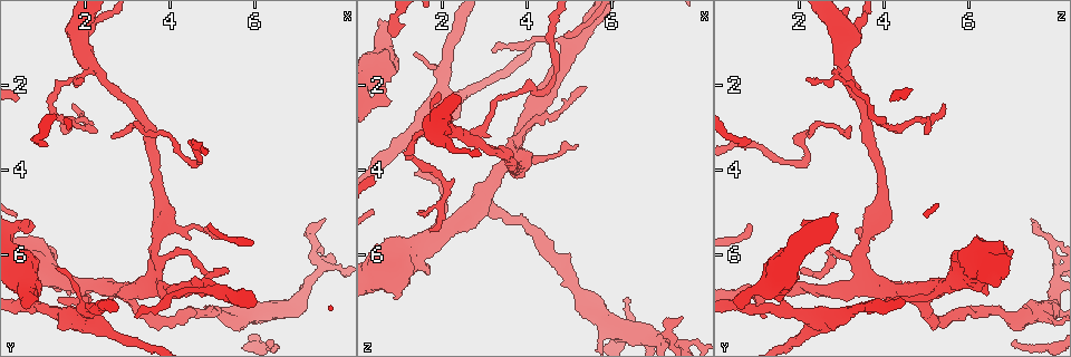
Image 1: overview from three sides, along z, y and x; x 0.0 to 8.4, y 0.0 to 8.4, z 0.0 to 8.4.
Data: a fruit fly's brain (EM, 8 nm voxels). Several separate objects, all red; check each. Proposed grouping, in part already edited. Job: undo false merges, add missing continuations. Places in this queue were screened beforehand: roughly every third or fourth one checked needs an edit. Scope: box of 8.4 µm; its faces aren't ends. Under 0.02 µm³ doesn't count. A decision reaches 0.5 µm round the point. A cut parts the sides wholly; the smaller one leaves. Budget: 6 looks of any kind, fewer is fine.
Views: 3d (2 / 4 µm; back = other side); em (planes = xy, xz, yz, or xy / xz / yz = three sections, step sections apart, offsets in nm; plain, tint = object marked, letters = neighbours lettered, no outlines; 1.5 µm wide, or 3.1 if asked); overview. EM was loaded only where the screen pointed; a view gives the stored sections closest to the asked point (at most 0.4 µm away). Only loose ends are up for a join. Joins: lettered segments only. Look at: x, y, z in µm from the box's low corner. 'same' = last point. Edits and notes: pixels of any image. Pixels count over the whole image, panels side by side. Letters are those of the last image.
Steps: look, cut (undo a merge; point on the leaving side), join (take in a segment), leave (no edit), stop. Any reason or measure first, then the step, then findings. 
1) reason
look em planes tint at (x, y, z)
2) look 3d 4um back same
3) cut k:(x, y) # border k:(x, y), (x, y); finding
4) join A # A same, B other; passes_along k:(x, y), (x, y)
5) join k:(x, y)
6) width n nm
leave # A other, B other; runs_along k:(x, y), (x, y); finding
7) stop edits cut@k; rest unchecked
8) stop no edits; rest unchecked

small branch off a trunk
look em planes plain at (2.20, 1.60, 3.10)

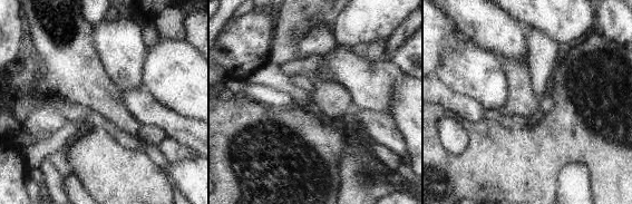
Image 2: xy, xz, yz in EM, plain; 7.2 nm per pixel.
see the neighbours
look em planes letters same

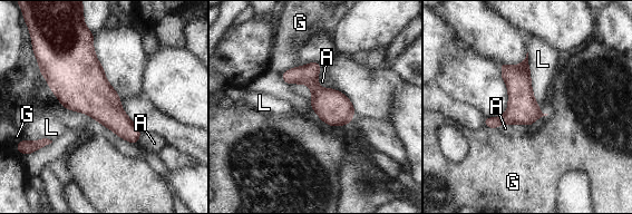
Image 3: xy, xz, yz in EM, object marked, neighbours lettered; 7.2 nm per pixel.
width 220 nm
leave # A other, G other, L other; continuous, no second neuron

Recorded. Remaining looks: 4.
long arm stops here
look em yz step 8 letters at (2.65, 3.20, 3.20)

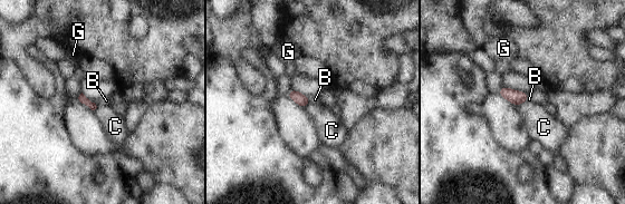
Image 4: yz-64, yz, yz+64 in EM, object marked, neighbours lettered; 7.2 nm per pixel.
join B # B same, C other, G other; it goes on there

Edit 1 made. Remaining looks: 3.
branch stops here
look em planes letters at (5.40, 6.40, 2.05)

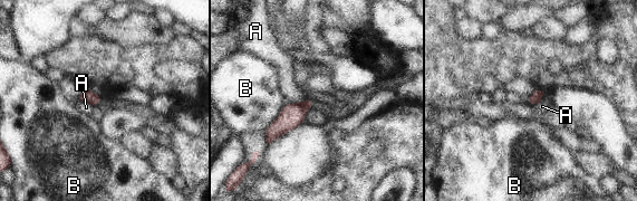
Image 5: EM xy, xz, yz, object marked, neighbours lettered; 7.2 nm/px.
width 80 nm
leave # A other, B other; none of them fits

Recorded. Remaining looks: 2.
stop edits join@4; rest unchecked

